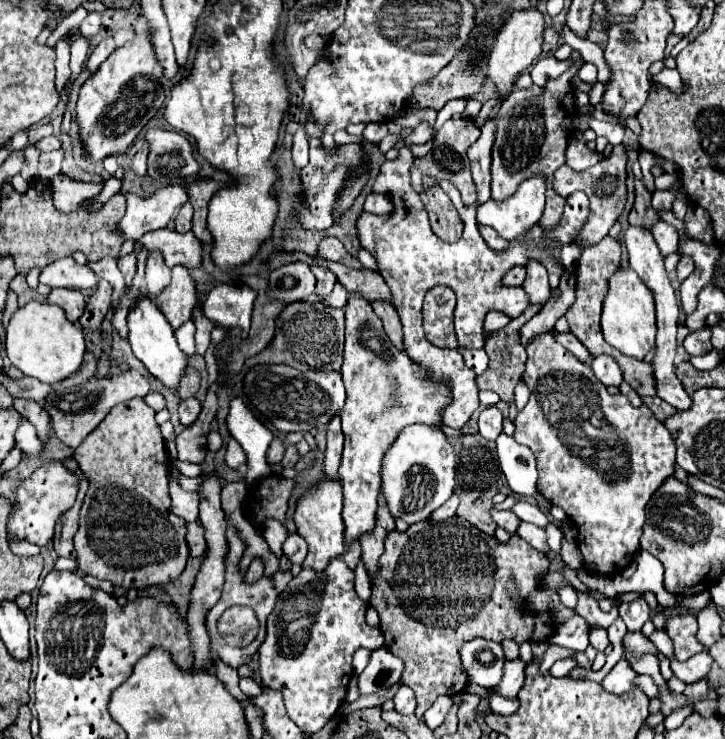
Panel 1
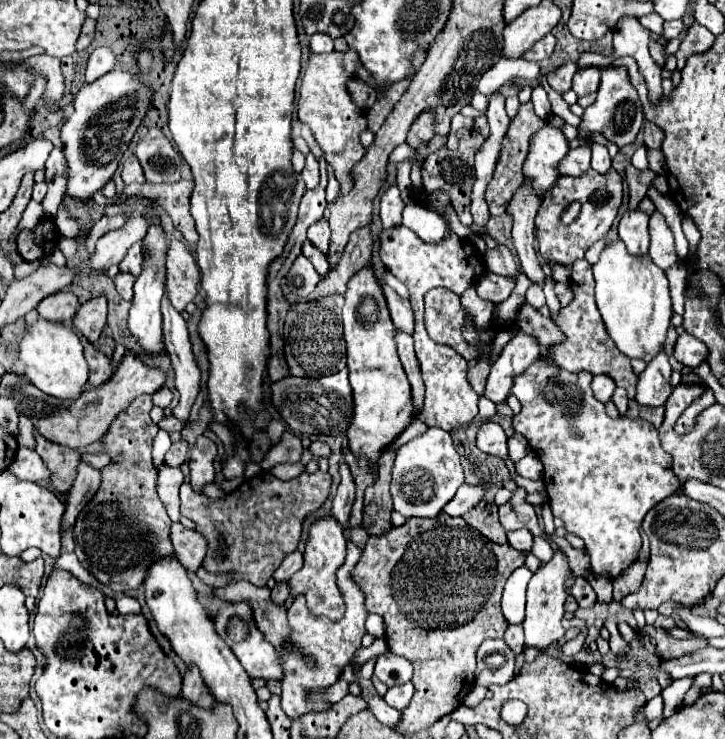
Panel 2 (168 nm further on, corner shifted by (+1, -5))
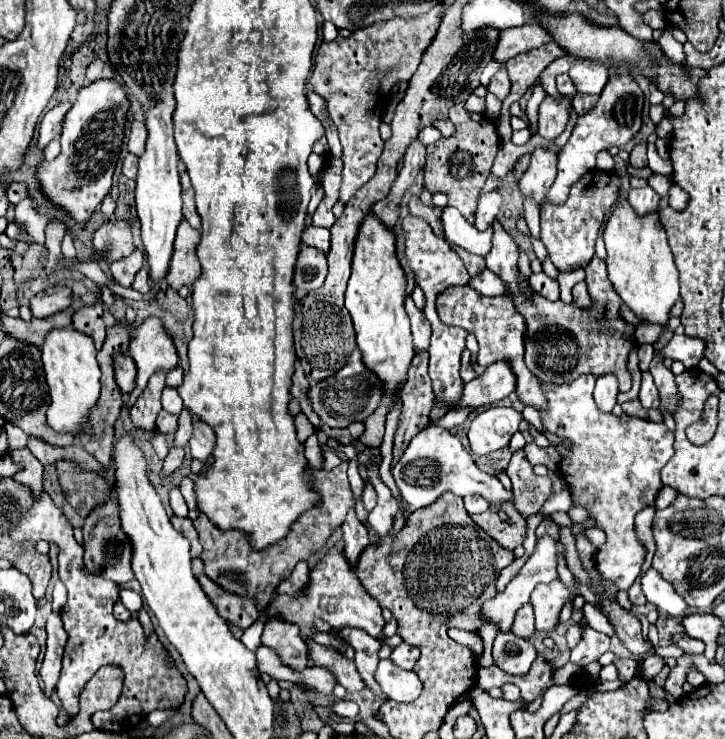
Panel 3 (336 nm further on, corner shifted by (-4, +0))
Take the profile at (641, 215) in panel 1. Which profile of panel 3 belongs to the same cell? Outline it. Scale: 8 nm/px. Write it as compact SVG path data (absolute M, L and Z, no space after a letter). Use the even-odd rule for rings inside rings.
M641 141L641 143L637 143L637 145L633 147L629 163L631 163L633 167L647 167L647 141Z

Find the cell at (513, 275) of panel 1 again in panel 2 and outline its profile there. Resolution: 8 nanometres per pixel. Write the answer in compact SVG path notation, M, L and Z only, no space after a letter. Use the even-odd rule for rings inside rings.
M486 272L480 278L480 284L478 284L476 292L484 300L500 304L500 302L504 302L510 296L510 292L514 290L514 286L516 286L516 276L508 278L508 276L498 276L498 274Z

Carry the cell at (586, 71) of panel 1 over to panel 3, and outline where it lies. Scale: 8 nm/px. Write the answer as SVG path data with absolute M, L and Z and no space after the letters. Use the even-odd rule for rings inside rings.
M579 61L569 69L569 77L579 93L601 93L609 79L609 71L599 63Z

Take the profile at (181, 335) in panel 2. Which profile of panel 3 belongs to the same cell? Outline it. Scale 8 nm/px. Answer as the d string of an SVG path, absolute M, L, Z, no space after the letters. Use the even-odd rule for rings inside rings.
M183 409L183 413L179 415L179 429L177 429L177 433L175 433L173 445L175 445L175 447L187 447L189 437L191 437L191 413L187 413L187 411Z

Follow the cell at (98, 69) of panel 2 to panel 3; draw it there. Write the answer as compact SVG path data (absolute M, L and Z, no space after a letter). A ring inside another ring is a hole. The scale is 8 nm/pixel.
M95 59L89 67L87 67L87 79L93 83L93 81L99 81L99 79L111 79L113 77L113 67L101 59Z

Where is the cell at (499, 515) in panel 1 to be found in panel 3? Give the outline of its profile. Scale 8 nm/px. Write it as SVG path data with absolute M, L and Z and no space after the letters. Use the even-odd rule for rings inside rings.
M523 449L511 455L507 475L513 483L515 509L527 517L537 513L551 495L551 479L533 473L533 465L527 461Z

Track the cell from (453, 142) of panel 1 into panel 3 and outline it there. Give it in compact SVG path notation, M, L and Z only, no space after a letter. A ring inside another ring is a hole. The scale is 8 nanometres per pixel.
M457 103L449 109L449 119L455 125L455 133L447 139L441 137L439 141L427 147L423 187L429 193L445 193L449 197L451 207L459 209L463 217L471 217L477 207L479 191L487 181L493 159L499 151L499 135L497 135L495 123L487 115L467 111L463 103Z

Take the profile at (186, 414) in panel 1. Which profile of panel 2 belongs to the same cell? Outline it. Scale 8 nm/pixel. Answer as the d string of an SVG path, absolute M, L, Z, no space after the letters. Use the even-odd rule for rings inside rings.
M166 414L158 426L164 428L166 432L172 432L172 430L178 430L178 432L180 432L186 424L188 424L188 420L180 420L180 418L176 418L174 414Z

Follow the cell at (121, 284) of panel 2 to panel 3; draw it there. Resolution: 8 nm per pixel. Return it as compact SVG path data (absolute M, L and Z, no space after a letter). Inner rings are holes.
M147 265L137 273L137 277L135 277L135 281L133 281L133 289L135 291L139 291L139 293L149 293L149 289L151 289L151 279L149 279L149 269L147 269Z

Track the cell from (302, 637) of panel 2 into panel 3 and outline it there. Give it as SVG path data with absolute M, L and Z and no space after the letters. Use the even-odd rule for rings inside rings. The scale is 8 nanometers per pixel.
M373 459L367 469L367 479L377 491L377 507L369 513L369 527L375 529L379 535L387 535L393 527L395 515L399 513L399 503L391 495L389 487L379 477L379 461Z

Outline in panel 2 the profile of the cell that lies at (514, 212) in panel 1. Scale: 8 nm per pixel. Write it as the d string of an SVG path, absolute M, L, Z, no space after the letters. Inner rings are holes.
M546 126L534 134L534 140L530 140L530 154L524 162L524 180L532 182L532 190L538 196L544 196L550 192L558 178L560 160L568 154L570 146L564 134L558 128Z

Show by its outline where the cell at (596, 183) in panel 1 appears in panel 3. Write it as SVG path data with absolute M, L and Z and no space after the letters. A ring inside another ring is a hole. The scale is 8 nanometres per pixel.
M589 171L575 187L563 207L543 207L541 209L541 241L547 247L547 253L553 265L559 271L573 271L585 267L595 255L595 241L603 225L605 213L613 207L619 195L619 179L613 173Z

